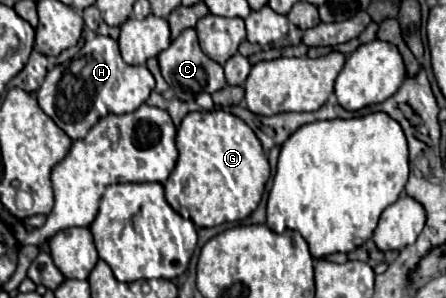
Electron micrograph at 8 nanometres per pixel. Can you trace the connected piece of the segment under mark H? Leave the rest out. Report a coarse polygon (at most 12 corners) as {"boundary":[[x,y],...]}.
{"boundary":[[87,39],[37,91],[71,139],[147,101],[155,79],[115,39]]}

